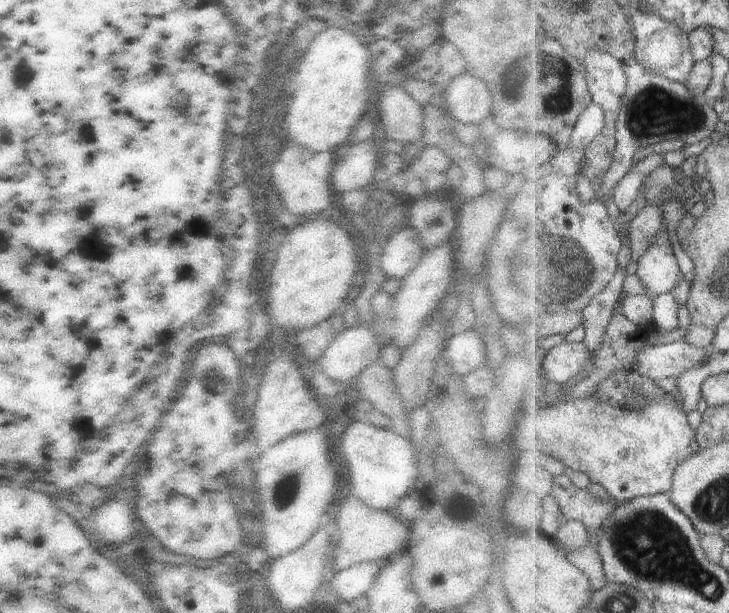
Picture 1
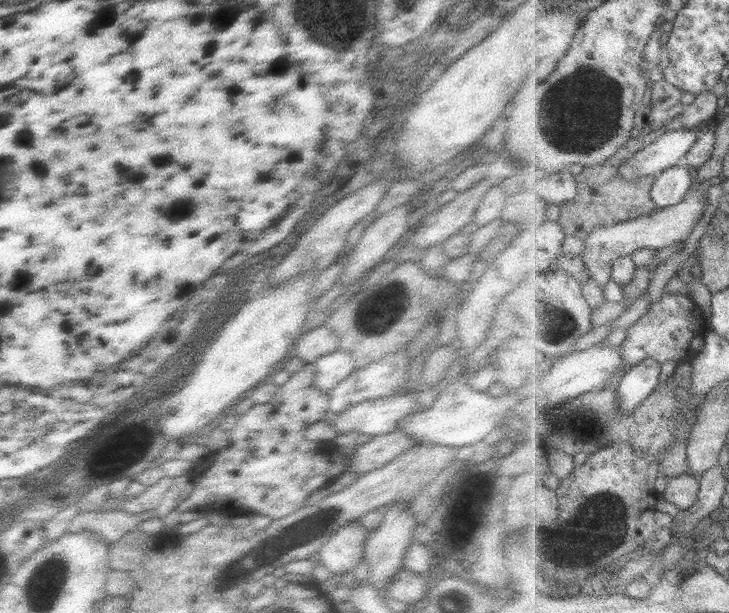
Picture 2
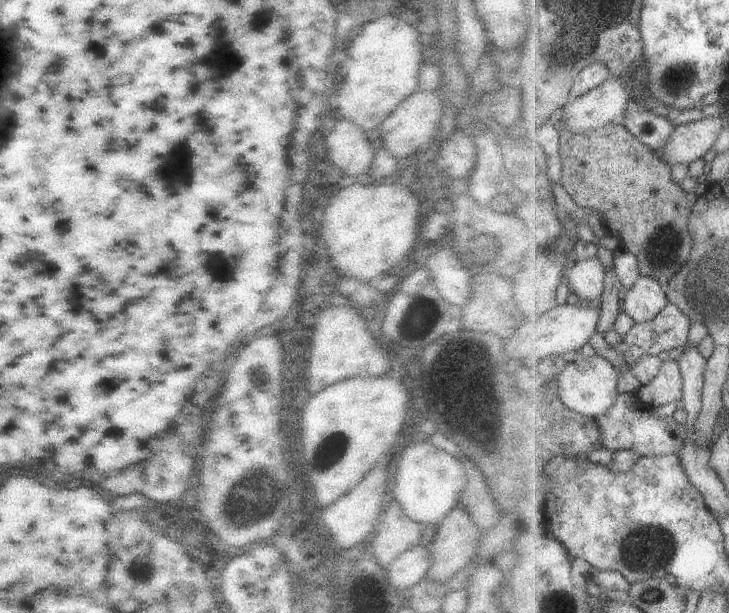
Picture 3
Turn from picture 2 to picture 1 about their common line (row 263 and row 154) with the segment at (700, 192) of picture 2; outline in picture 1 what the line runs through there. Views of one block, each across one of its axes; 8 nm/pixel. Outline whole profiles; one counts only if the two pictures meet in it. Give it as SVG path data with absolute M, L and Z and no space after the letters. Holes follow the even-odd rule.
M602 134L587 148L586 168L581 170L589 179L593 180L598 176L606 176L610 166L616 160L617 137Z

